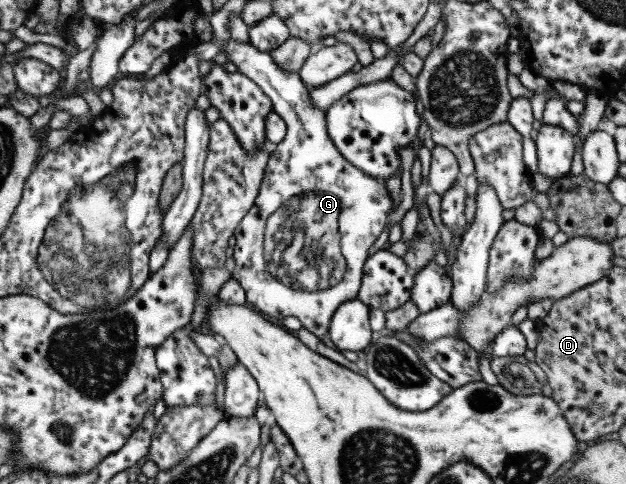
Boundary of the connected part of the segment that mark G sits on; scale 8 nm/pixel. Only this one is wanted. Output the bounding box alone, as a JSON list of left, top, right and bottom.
[220,37,392,339]

